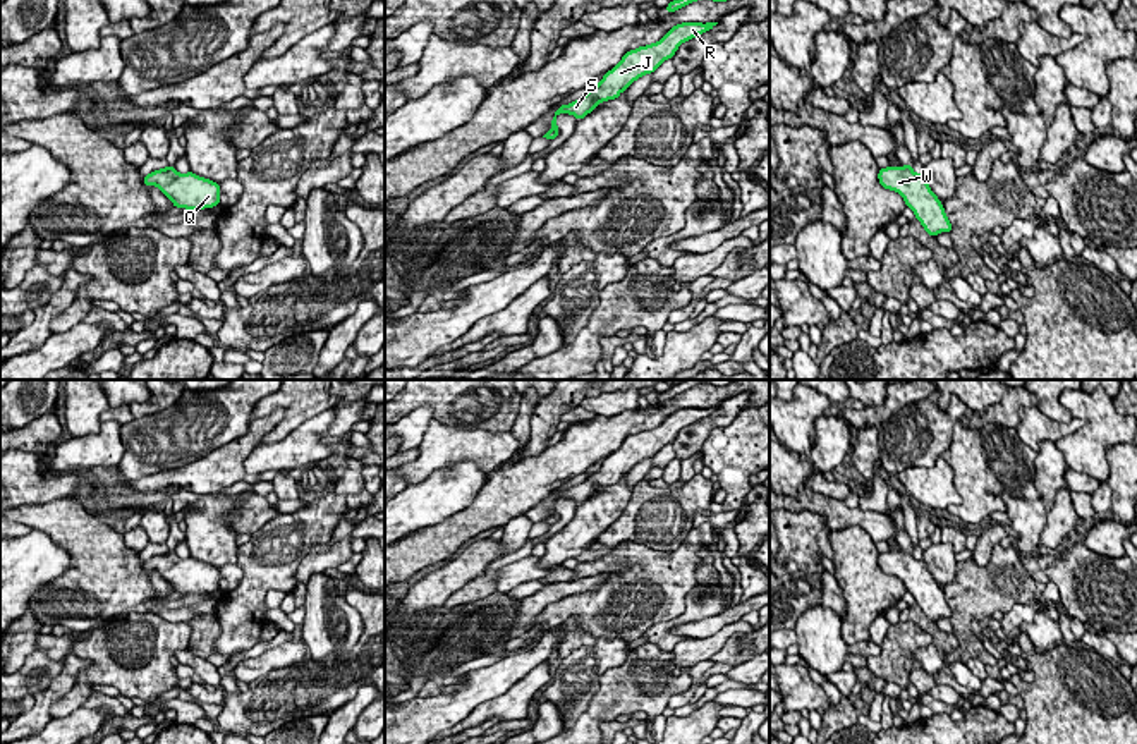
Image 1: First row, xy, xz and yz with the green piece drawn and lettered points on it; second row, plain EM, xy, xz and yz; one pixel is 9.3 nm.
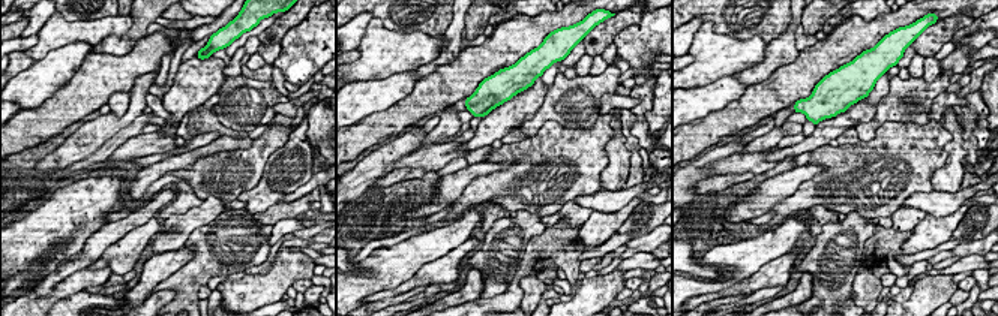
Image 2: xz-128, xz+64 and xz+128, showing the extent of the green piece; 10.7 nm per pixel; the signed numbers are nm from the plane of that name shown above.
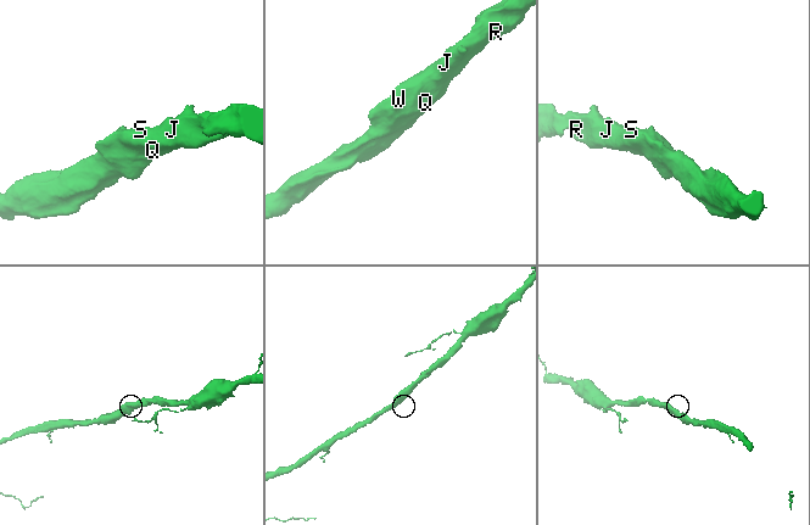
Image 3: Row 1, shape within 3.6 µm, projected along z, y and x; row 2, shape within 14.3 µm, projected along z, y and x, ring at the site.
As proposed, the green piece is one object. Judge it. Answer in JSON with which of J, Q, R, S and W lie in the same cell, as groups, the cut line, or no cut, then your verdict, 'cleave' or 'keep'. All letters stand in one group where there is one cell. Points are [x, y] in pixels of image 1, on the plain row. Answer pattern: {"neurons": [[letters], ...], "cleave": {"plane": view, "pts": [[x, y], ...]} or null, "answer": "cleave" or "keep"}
{"neurons": [["J", "Q", "R", "S", "W"]], "cleave": null, "answer": "keep"}

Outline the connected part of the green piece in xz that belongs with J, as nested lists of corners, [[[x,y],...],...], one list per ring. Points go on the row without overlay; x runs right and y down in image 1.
[[[682,407],[673,411],[660,426],[629,435],[620,448],[603,460],[598,471],[589,474],[582,483],[556,493],[550,507],[551,515],[543,522],[553,526],[560,519],[556,512],[556,502],[560,498],[570,498],[577,505],[582,505],[599,488],[618,483],[634,466],[644,459],[653,459],[665,445],[675,440],[682,428],[713,414],[716,409],[718,407]]]

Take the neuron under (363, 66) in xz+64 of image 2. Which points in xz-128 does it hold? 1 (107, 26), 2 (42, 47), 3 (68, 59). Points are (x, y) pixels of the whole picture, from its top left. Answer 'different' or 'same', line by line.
1: same
2: same
3: different

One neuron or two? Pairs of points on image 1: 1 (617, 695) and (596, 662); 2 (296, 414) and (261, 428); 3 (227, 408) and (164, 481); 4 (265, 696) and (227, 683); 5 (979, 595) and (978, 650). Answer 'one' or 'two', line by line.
1: two
2: two
3: two
4: two
5: one

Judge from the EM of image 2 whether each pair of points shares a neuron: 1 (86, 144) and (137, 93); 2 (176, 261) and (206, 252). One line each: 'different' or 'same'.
1: same
2: different

